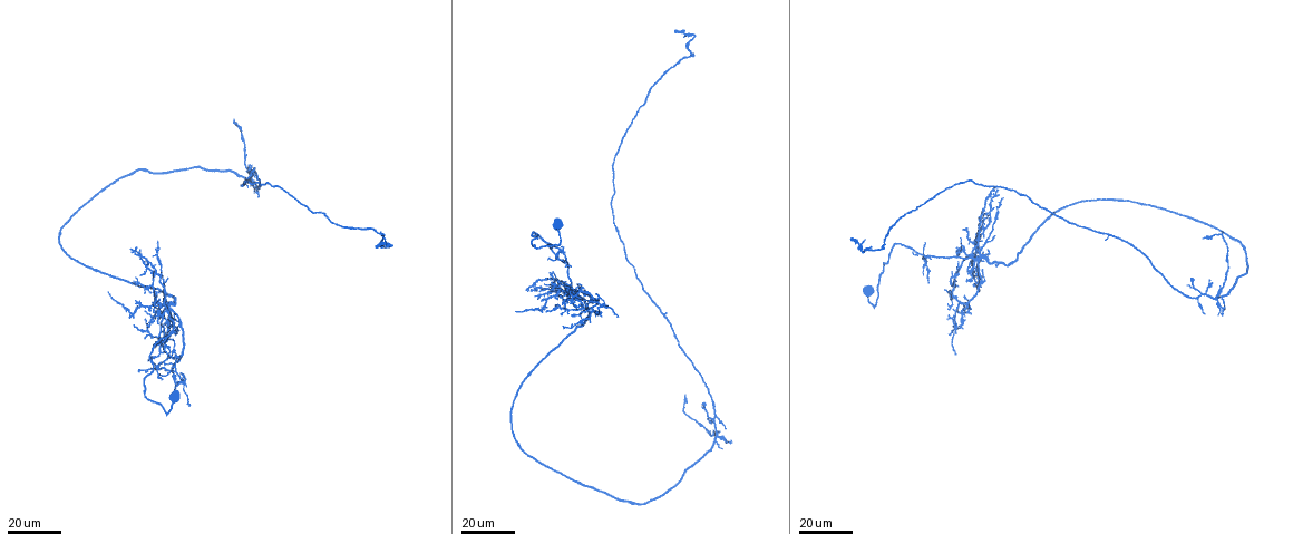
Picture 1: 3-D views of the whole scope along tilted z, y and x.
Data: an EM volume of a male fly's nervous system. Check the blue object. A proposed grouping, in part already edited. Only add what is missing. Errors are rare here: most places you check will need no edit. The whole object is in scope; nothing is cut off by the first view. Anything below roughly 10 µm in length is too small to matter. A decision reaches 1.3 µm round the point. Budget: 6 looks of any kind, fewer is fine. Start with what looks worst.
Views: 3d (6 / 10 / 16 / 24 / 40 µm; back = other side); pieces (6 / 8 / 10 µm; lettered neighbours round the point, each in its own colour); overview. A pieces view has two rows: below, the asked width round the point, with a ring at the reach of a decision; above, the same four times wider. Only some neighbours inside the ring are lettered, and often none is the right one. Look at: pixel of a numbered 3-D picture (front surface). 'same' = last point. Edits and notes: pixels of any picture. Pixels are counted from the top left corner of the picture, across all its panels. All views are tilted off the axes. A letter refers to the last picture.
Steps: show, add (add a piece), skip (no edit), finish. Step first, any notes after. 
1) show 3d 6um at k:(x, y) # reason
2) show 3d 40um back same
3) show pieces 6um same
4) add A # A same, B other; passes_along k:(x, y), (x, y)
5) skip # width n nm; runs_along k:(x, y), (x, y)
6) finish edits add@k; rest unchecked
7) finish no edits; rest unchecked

show 3d 16um at 1:(131, 249) # thin end

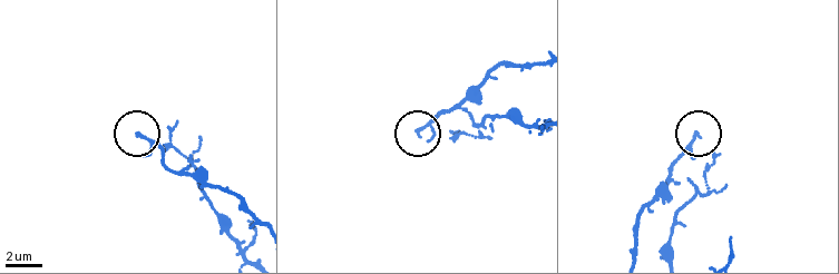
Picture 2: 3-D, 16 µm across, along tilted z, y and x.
show pieces 10um at 2:(698, 132)

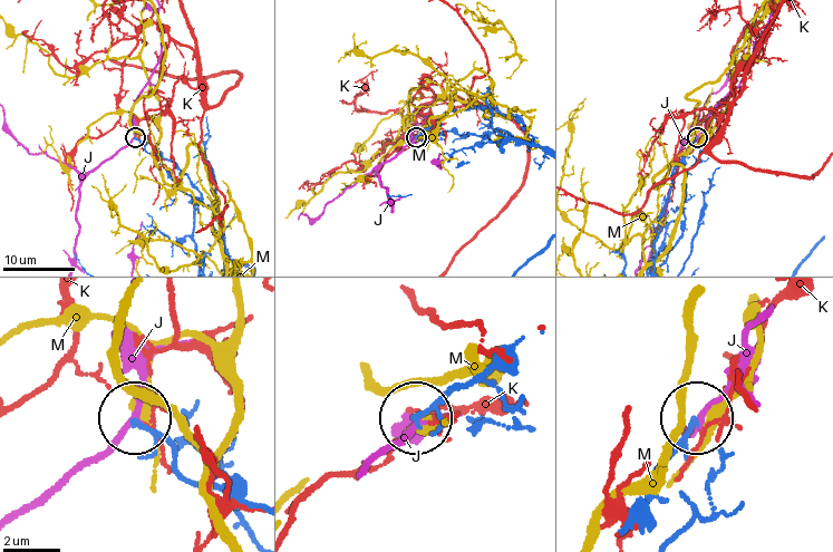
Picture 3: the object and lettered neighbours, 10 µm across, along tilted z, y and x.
skip # J other, K other, M other; runs_along 3:(656, 252), (655, 241), (672, 173), (697, 137); none of them fits

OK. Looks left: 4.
show 3d 24um at 1:(675, 32) # an open end

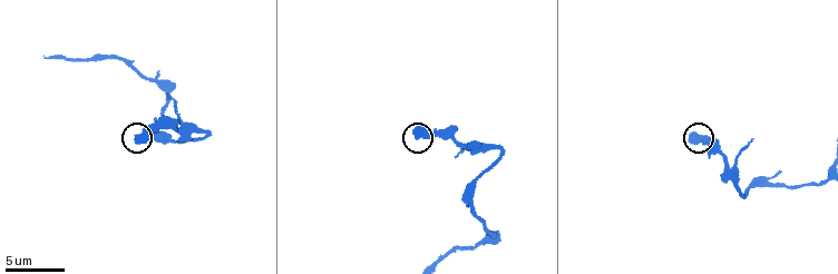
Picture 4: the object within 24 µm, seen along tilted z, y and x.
show pieces 10um at 4:(138, 143)

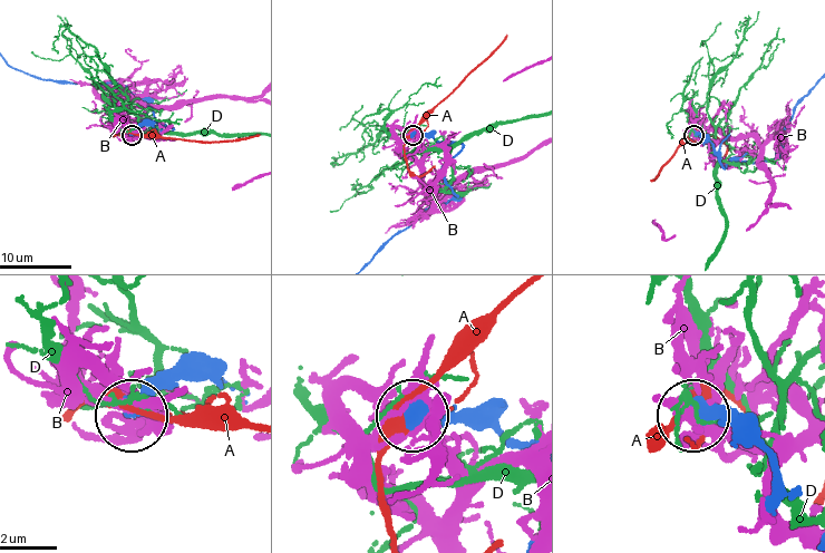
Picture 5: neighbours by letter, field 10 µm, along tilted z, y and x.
skip # A other, B other, D other; runs_along 5:(783, 478), (726, 409), (695, 416); none of them fits

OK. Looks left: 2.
show 3d 16um at 1:(966, 278)

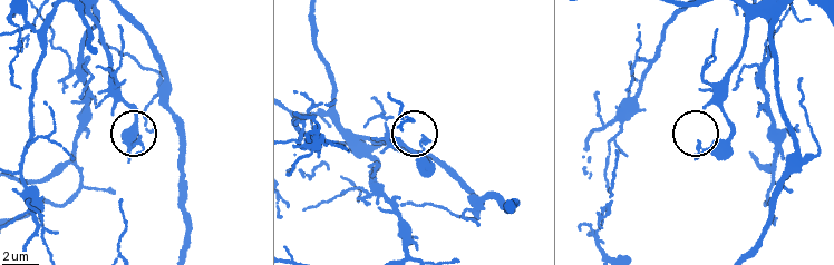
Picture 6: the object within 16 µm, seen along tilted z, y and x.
show pieces 10um at 6:(425, 134)

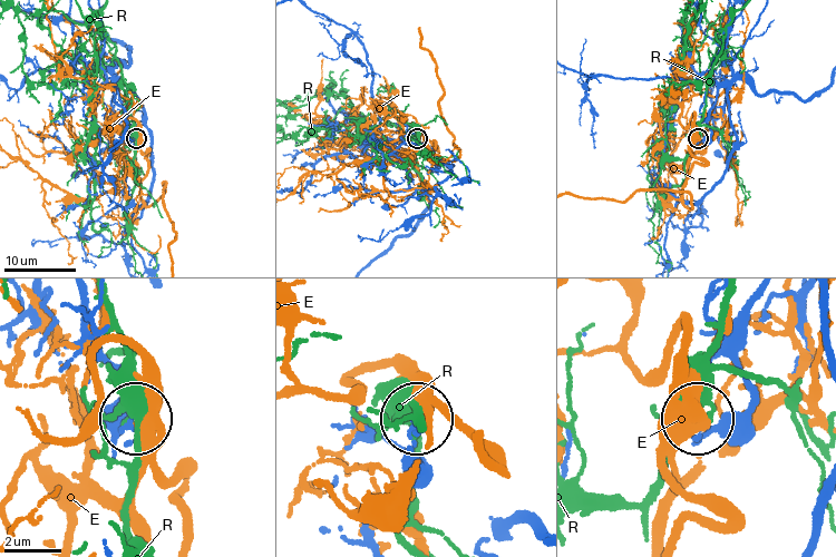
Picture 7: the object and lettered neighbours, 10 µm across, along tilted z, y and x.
skip # E other, R other; none of them fits

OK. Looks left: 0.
finish no edits; rest unchecked

